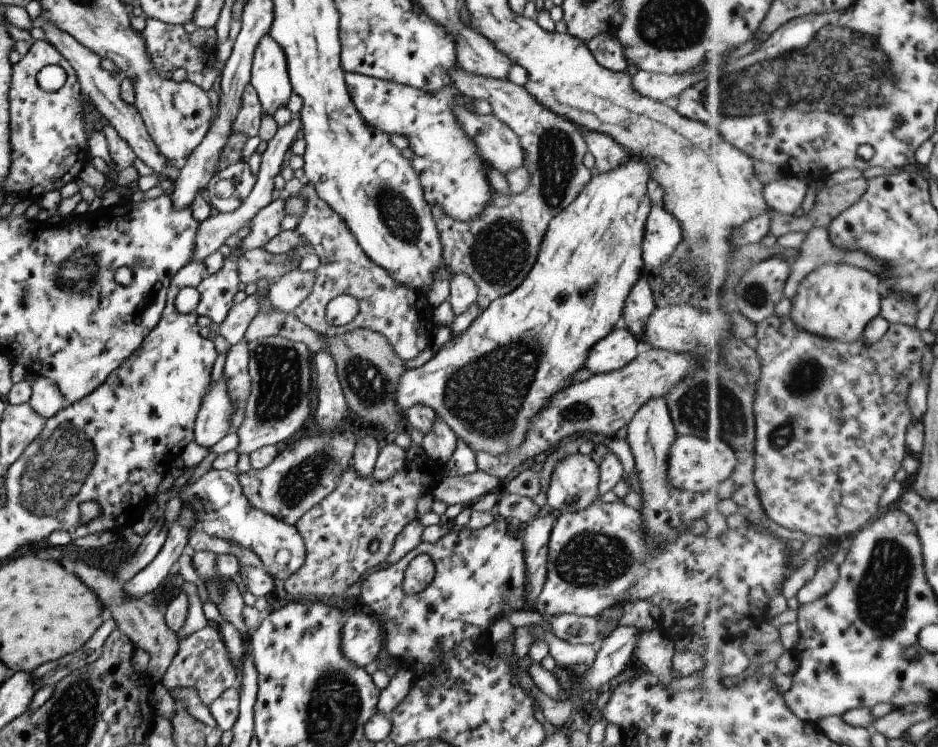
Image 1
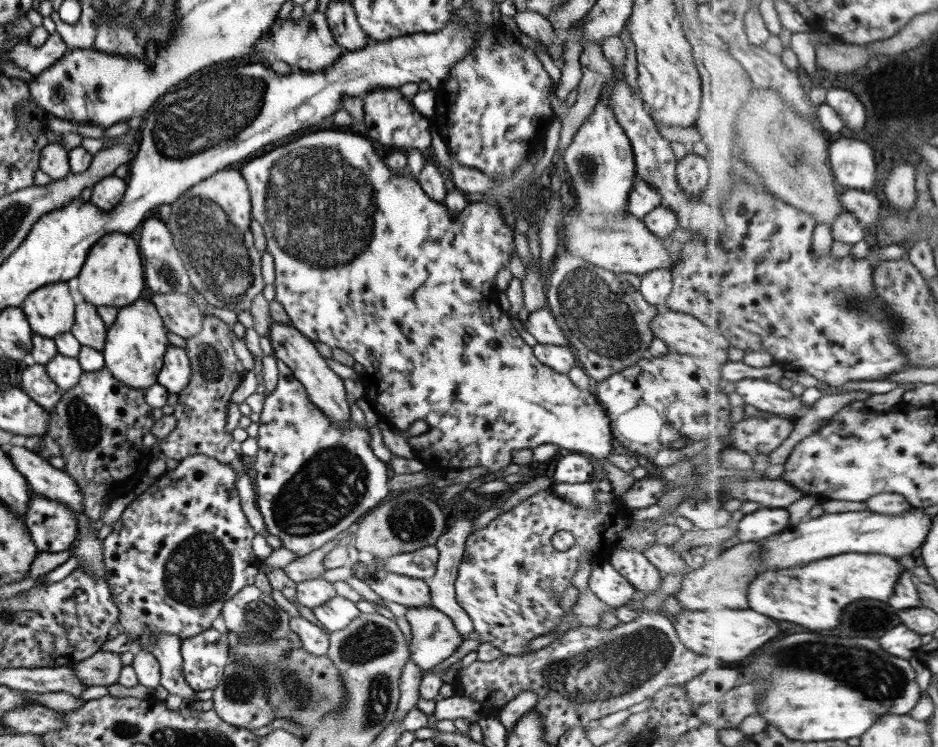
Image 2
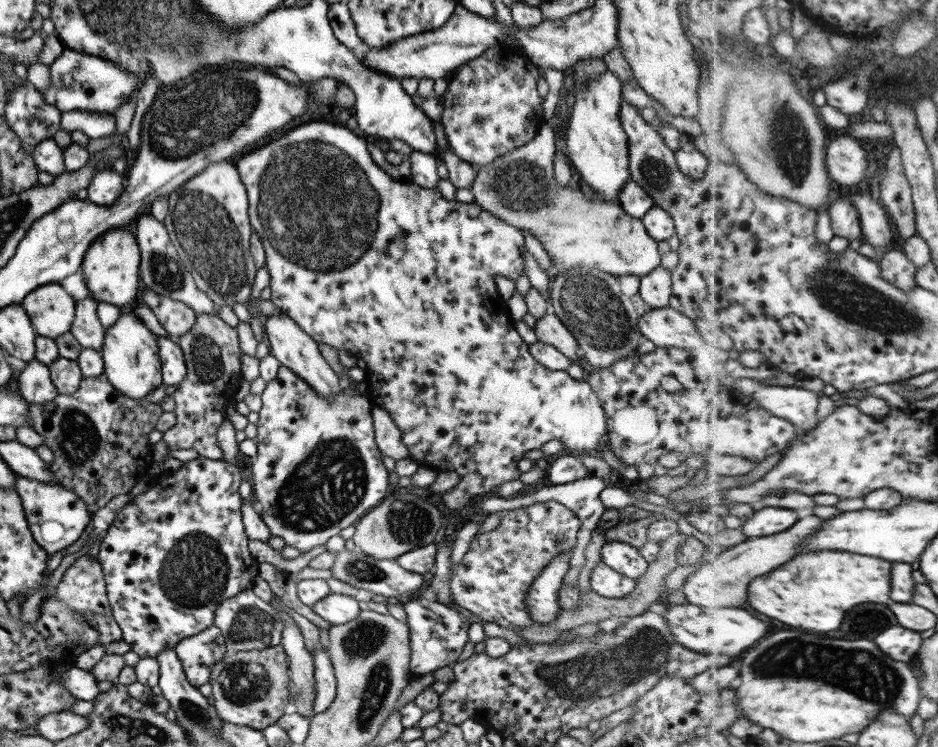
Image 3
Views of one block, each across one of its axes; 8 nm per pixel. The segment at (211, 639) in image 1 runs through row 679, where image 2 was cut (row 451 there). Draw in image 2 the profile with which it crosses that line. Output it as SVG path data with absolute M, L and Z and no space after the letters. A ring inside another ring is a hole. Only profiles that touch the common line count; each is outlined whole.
M203 316L201 330L185 338L185 352L189 357L191 376L187 386L177 394L177 405L173 406L175 428L159 444L167 459L180 461L186 456L205 455L223 464L230 464L239 454L233 450L233 439L225 431L231 393L237 388L245 370L231 349L235 334L231 326L215 318Z

